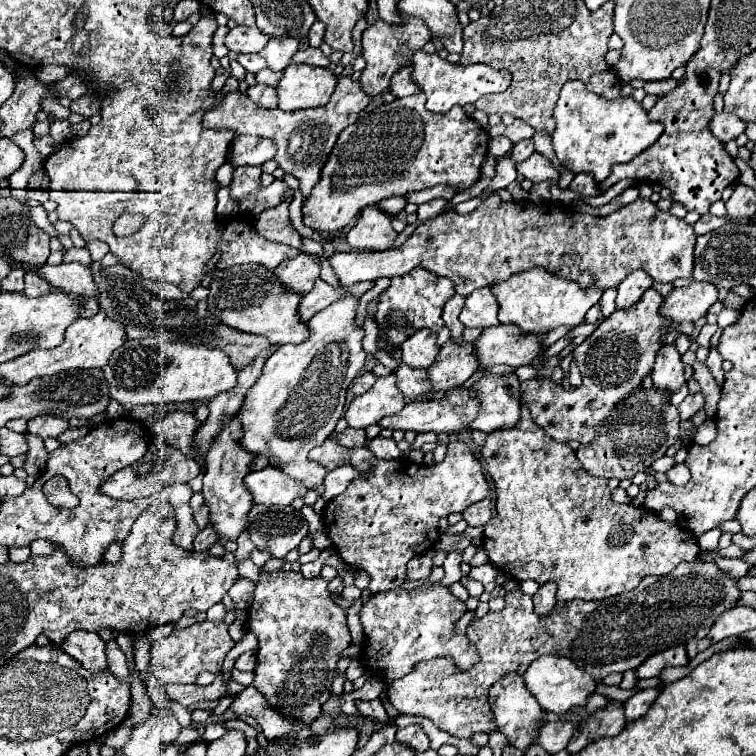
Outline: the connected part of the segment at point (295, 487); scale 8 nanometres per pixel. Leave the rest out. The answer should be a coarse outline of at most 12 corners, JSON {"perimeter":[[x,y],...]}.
{"perimeter":[[281,469],[247,473],[253,503],[291,505],[307,491]]}

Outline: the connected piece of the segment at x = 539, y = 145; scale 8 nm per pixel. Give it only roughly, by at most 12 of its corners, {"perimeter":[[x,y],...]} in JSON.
{"perimeter":[[543,133],[533,135],[535,151],[549,161],[555,159],[551,137]]}

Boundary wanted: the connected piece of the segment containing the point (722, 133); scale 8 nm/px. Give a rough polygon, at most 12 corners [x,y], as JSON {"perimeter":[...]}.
{"perimeter":[[733,113],[711,117],[709,129],[727,143],[745,131],[745,123]]}

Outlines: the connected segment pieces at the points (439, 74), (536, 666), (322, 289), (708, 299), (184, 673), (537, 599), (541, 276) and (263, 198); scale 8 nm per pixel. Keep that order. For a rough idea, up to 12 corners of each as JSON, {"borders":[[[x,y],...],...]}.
{"borders":[[[423,49],[411,77],[427,109],[447,113],[501,93],[511,73],[485,63],[453,65]],[[537,657],[523,673],[545,711],[565,715],[595,693],[567,657]],[[323,279],[303,297],[299,311],[311,315],[341,297],[361,297],[373,285],[363,281],[351,287],[331,287]],[[707,281],[673,289],[663,315],[677,323],[697,321],[719,289]],[[197,621],[151,647],[163,683],[219,673],[233,645],[223,621]],[[555,583],[539,585],[535,611],[547,615],[555,605]],[[531,269],[491,285],[499,321],[543,335],[601,299]],[[235,167],[229,185],[241,213],[281,203],[285,181],[261,185],[261,167]]]}

